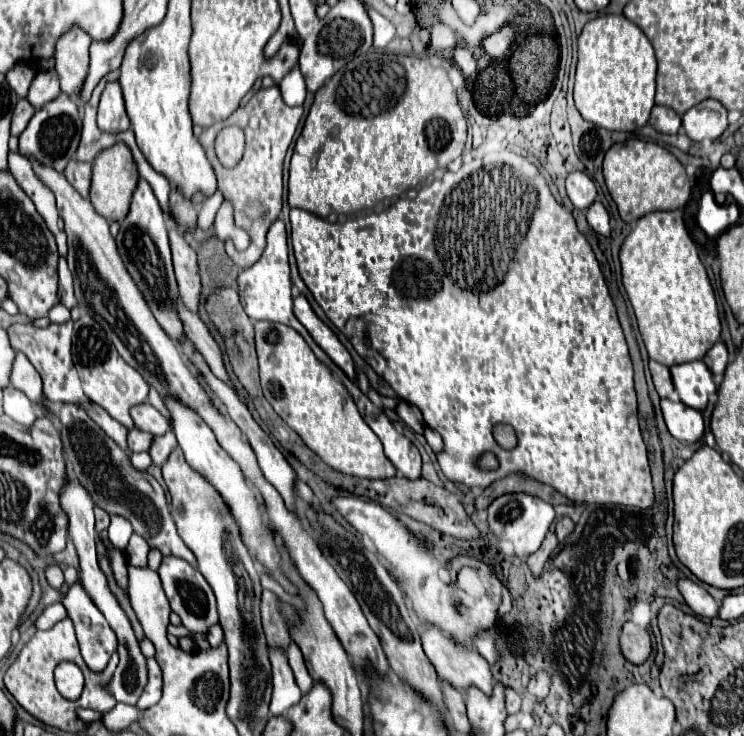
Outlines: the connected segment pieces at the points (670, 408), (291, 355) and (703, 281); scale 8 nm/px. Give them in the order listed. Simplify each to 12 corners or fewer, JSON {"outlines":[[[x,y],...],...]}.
{"outlines":[[[661,400],[665,424],[677,440],[697,442],[703,414],[683,402]],[[255,322],[265,400],[325,464],[395,476],[297,330]],[[681,210],[651,212],[621,246],[649,358],[703,358],[715,292]]]}

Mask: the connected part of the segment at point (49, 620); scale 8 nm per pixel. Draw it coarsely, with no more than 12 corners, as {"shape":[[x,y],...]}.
{"shape":[[57,602],[43,610],[35,620],[37,630],[49,630],[67,618],[65,608]]}

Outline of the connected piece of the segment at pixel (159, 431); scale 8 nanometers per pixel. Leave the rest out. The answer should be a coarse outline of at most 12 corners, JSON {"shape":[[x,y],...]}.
{"shape":[[149,402],[131,408],[135,428],[163,436],[169,422]]}

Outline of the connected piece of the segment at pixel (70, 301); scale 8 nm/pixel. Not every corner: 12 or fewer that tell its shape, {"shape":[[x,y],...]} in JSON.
{"shape":[[65,258],[59,260],[59,302],[77,306],[73,276]]}

